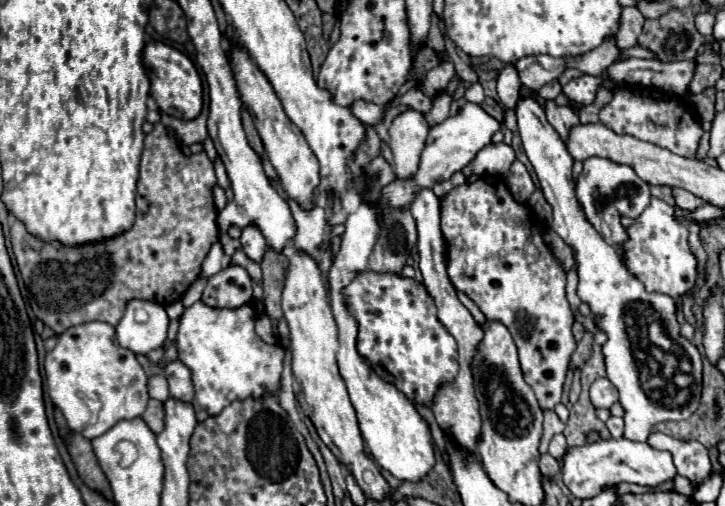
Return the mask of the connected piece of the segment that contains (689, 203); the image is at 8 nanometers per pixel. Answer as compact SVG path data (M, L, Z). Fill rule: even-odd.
M674 188L674 198L676 198L676 204L678 204L680 208L684 208L684 210L694 210L694 208L706 204L704 200L700 200L698 196L694 196L692 192L682 190L682 188Z

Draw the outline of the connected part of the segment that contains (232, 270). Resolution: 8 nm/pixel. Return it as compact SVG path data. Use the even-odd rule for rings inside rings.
M226 266L208 278L202 302L210 308L240 308L252 302L252 280L240 266Z

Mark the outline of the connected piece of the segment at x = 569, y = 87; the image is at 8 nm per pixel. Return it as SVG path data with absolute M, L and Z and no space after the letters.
M580 76L580 78L570 80L570 82L562 88L562 92L564 92L570 100L574 100L576 104L584 106L584 104L592 104L592 102L594 102L596 90L598 90L600 86L606 86L608 90L612 90L612 88L614 88L614 82L604 82L604 80L600 80L598 76Z

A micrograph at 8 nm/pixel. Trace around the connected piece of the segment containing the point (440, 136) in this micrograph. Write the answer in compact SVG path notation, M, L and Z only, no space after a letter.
M466 104L458 116L448 118L446 122L430 128L418 174L412 176L410 180L394 180L392 184L388 184L384 188L384 200L388 200L388 204L396 208L408 208L408 204L412 202L412 196L416 196L420 188L432 188L436 182L448 180L454 172L462 170L476 156L480 148L490 144L492 134L496 130L500 130L500 122L496 118L486 114L478 104Z

